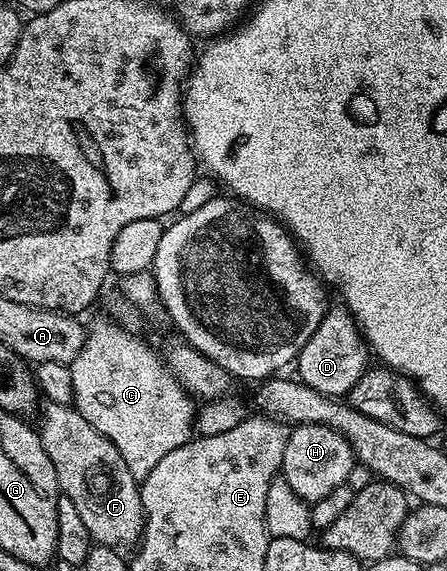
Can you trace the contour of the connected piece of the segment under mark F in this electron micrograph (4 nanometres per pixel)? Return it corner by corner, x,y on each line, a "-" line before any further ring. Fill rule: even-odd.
54,401
45,405
46,409
40,410
41,425
39,432
41,442
55,467
57,476
57,488
71,503
75,503
75,511
79,511
79,516
83,519
83,527
87,527
90,538
99,545
111,545
122,547
121,545
136,546
141,540
141,534
145,532
145,512
141,506
141,491
139,482
127,471
127,463
123,463
123,455
73,405
60,405

